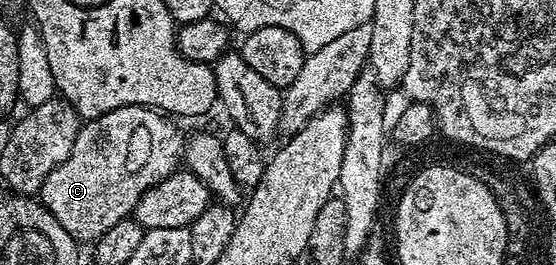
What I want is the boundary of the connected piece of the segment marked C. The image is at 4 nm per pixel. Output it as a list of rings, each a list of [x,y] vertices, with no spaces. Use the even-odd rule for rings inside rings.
[[[147,105],[118,107],[114,111],[106,111],[106,115],[85,120],[77,131],[69,158],[46,175],[38,192],[40,204],[48,208],[50,215],[54,215],[54,219],[58,219],[62,227],[66,227],[66,231],[76,242],[97,242],[110,227],[135,214],[138,199],[142,199],[142,195],[146,195],[150,187],[162,183],[162,179],[181,168],[186,137],[185,134],[180,134],[175,123],[177,124],[171,116]]]

